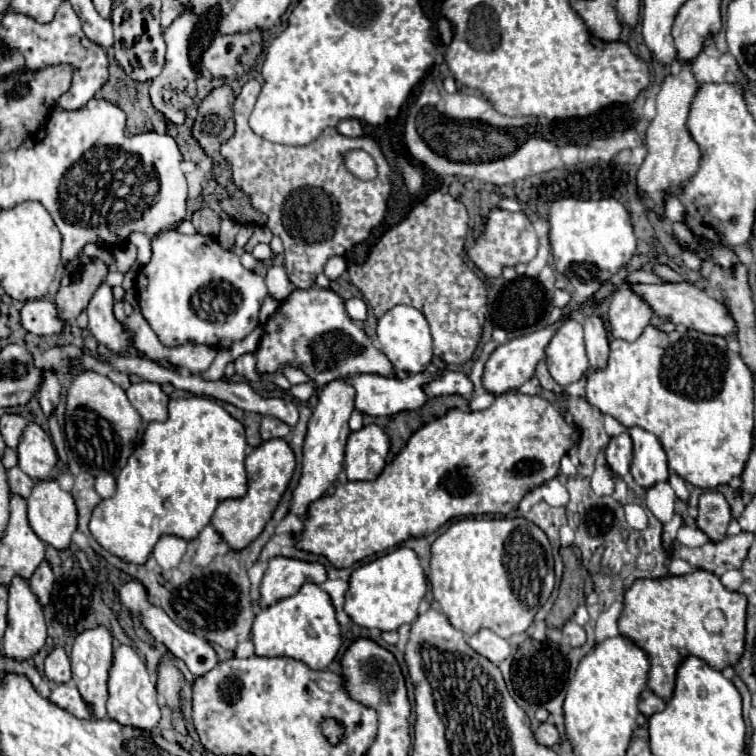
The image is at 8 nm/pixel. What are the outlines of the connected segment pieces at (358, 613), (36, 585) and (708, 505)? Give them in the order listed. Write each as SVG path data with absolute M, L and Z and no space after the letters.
M397 548L351 572L349 590L345 594L345 612L363 628L397 630L401 624L413 622L419 614L419 604L427 594L427 578L419 556L411 548Z
M43 560L37 566L33 576L29 578L29 584L33 584L33 592L37 592L37 598L45 606L49 602L49 592L51 592L51 586L53 586L53 572L51 572L51 566L49 566L47 560Z
M703 492L699 496L697 526L713 540L721 540L731 522L731 508L721 492Z

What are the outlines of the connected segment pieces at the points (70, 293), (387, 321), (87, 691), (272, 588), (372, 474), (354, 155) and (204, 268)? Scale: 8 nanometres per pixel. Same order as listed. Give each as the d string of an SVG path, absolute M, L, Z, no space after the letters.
M79 254L79 258L71 260L65 266L55 296L59 316L67 322L73 322L87 308L91 296L101 286L107 272L109 266L103 266L101 258L87 258L85 254Z
M395 306L389 312L385 312L383 318L379 318L377 326L377 338L381 342L381 352L389 358L393 368L397 372L421 372L431 364L433 350L431 350L431 332L425 316L409 306Z
M95 626L89 630L83 630L75 636L73 650L71 650L71 672L73 682L79 688L81 696L93 704L95 718L105 716L105 702L107 702L107 676L109 676L109 660L113 660L113 636L105 626Z
M273 558L267 564L259 586L259 604L261 608L267 608L277 600L293 596L293 592L297 592L305 582L323 584L325 580L325 568L319 562L309 564L291 558Z
M369 424L351 432L345 448L345 474L349 480L375 480L385 468L389 438L381 426Z
M347 152L343 162L345 168L359 180L373 180L377 176L375 160L367 152Z
M165 230L151 240L151 250L153 254L149 264L145 264L135 278L135 290L141 314L165 346L175 348L185 342L195 342L213 348L231 348L259 324L259 308L263 298L269 294L265 280L253 270L243 268L239 256L221 248L217 238L203 234L185 236L175 230Z

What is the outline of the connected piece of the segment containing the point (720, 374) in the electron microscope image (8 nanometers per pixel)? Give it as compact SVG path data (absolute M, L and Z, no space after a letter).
M649 324L645 328L645 332L635 340L635 342L625 342L625 340L611 340L611 354L609 354L609 364L607 368L603 370L595 370L587 376L587 402L597 406L603 414L609 414L613 418L617 418L623 426L641 426L649 432L653 432L665 454L667 454L667 460L669 460L669 468L673 472L677 472L683 480L691 482L693 486L697 488L703 488L703 490L709 490L709 488L717 488L721 484L729 484L731 478L735 476L741 476L743 468L745 468L745 462L749 458L749 452L753 448L753 374L749 372L749 368L745 366L745 362L741 360L741 356L733 350L727 348L727 342L725 338L721 336L709 336L709 334L703 334L703 332L687 332L687 334L681 334L681 332L671 332L671 334L665 334L663 330L659 330L657 326Z

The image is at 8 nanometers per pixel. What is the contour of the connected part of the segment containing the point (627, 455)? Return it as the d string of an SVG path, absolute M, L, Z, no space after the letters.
M623 432L623 434L613 436L609 440L607 450L605 450L605 458L607 458L609 468L615 474L625 476L629 472L629 464L631 464L631 458L633 458L633 444L631 444L629 432Z

